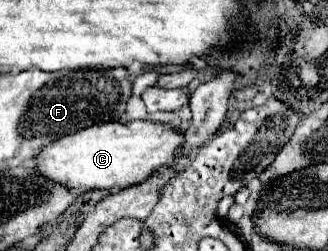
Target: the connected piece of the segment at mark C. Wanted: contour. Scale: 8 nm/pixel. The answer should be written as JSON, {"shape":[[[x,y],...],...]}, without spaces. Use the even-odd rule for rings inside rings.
{"shape":[[[109,121],[89,129],[75,131],[59,141],[47,145],[33,161],[35,169],[57,183],[73,187],[75,191],[131,187],[147,181],[161,167],[171,167],[177,151],[185,145],[181,131],[173,125],[153,121]]]}

